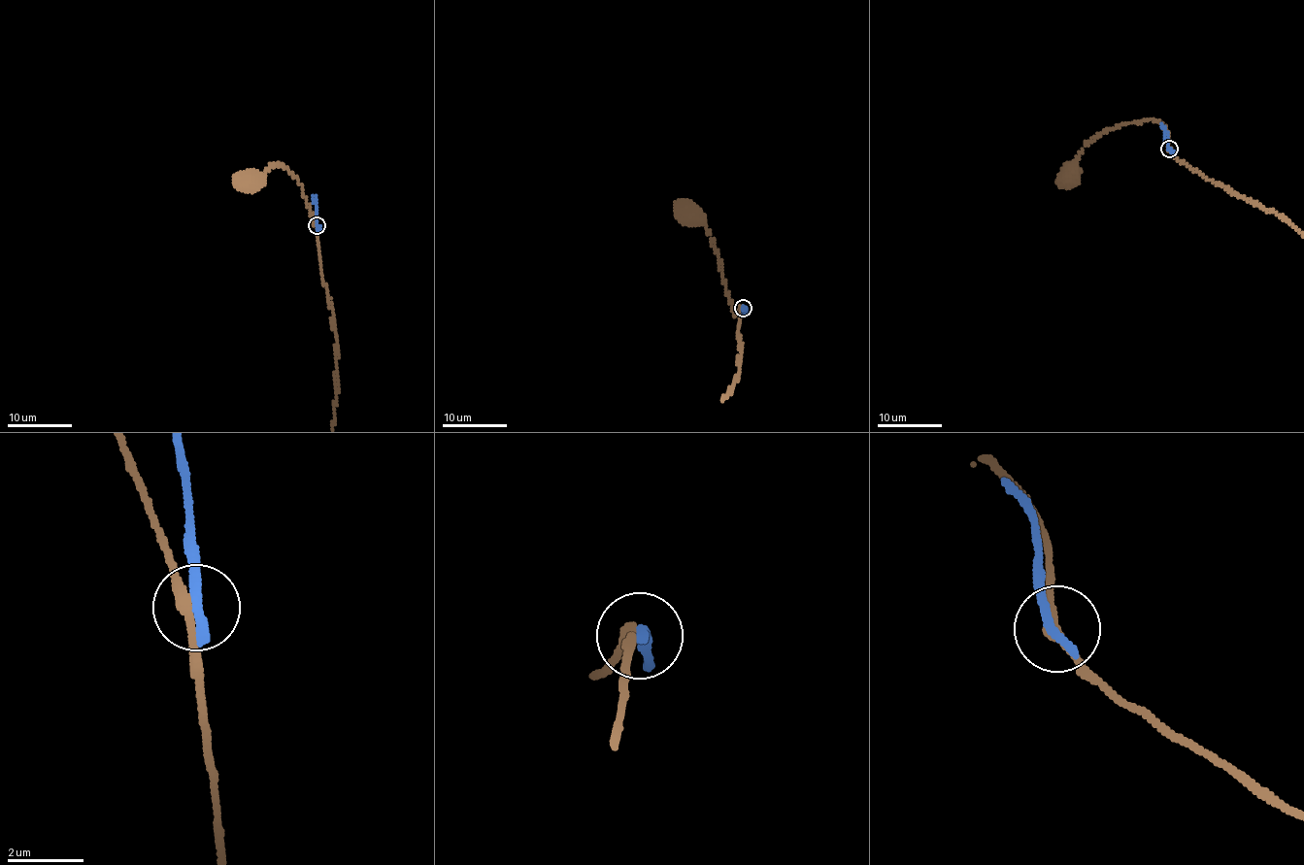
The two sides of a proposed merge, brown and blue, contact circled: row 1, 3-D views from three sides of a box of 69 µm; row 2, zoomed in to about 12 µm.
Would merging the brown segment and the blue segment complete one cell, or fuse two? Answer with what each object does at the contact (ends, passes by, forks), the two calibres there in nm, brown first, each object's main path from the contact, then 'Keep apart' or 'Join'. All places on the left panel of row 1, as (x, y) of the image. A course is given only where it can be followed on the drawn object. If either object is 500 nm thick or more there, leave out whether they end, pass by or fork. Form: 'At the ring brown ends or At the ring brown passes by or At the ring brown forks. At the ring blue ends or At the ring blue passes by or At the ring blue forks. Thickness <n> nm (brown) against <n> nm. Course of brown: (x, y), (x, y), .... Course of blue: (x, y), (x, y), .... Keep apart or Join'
At the ring brown passes by. At the ring blue ends. Thickness 240 nm (brown) against 320 nm. Course of brown: (316, 224), (299, 180), (282, 163), (261, 175), (247, 178). Course of blue: (317, 224), (313, 194). Keep apart

